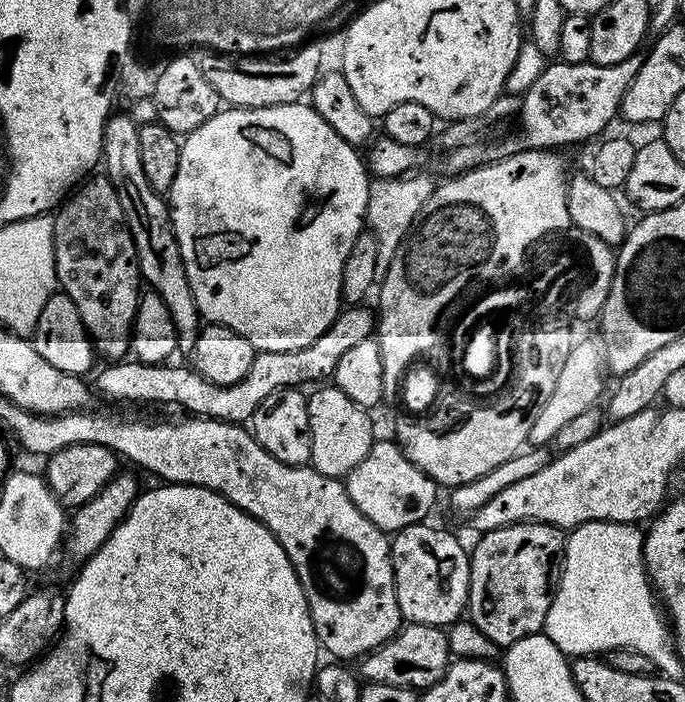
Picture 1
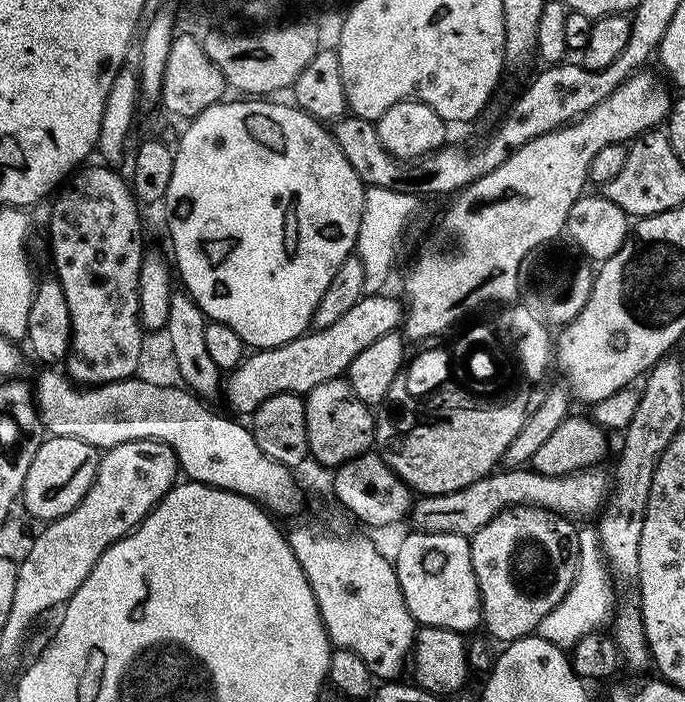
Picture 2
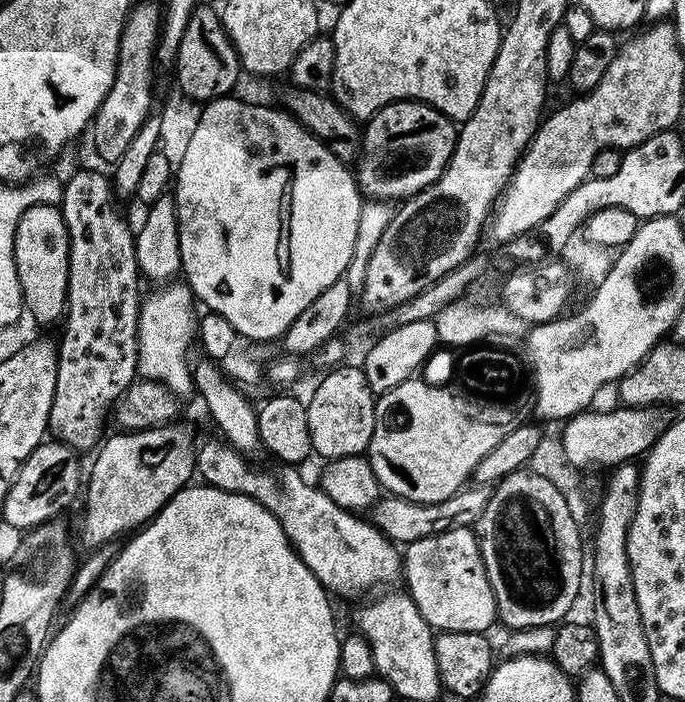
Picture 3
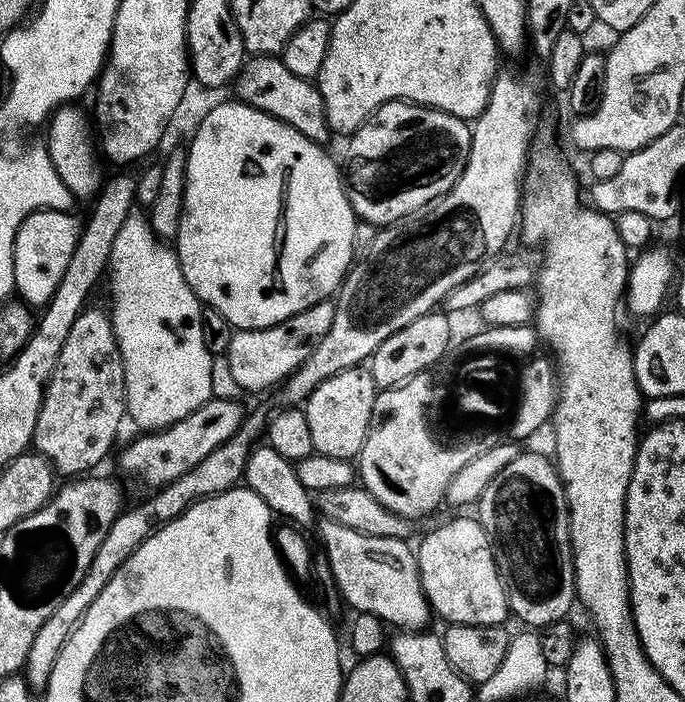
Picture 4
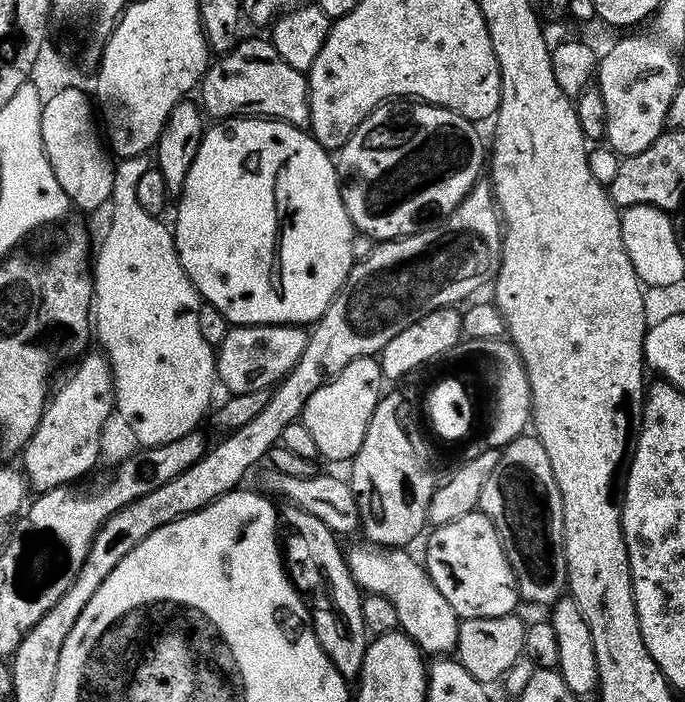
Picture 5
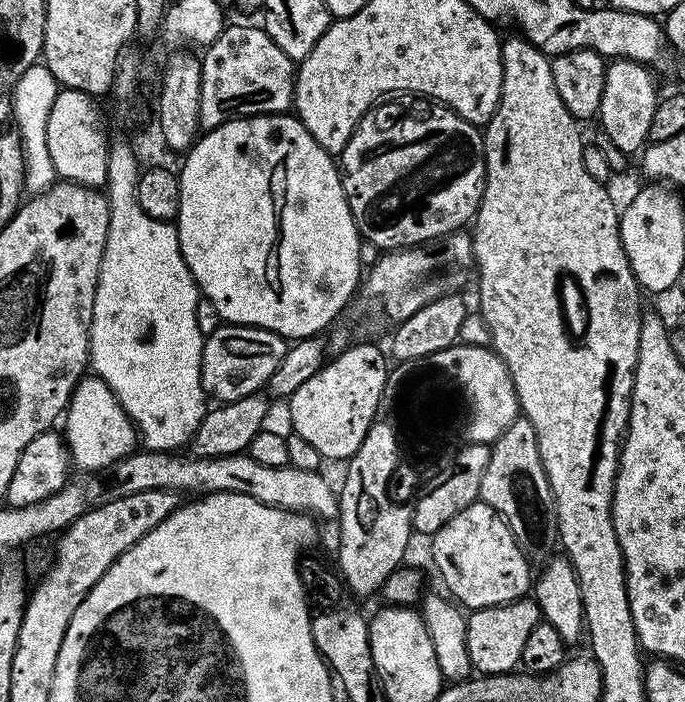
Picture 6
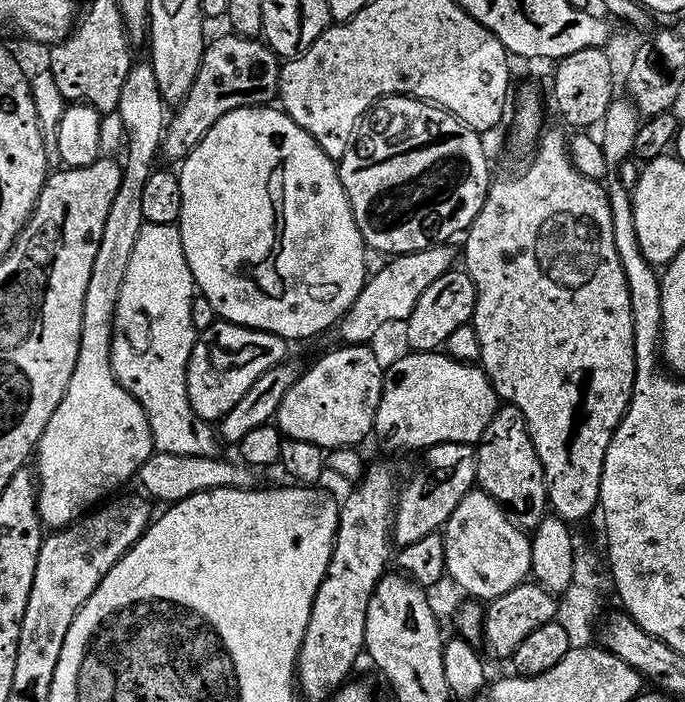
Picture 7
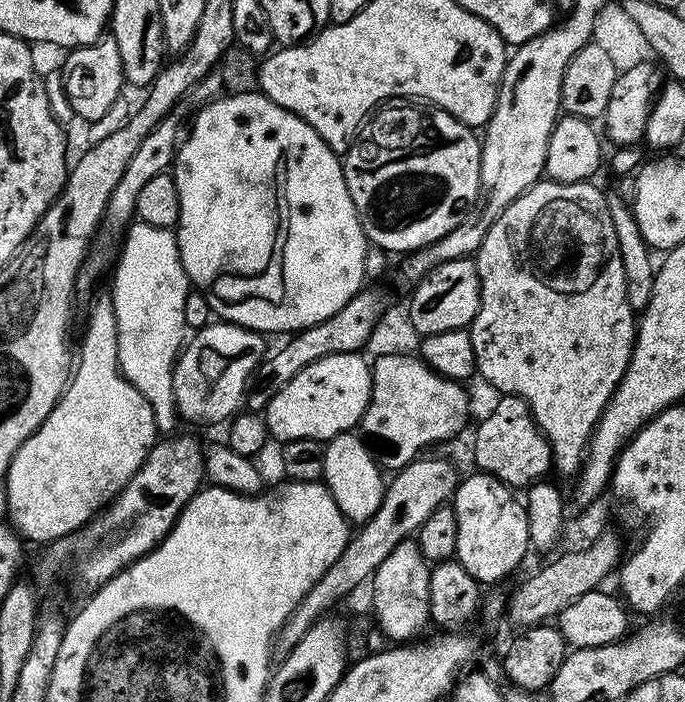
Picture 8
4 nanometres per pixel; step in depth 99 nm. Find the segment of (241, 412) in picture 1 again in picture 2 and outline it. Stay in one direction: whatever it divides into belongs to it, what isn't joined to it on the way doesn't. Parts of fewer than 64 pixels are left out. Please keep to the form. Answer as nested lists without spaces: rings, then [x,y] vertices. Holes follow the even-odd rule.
[[[363,295],[332,325],[309,330],[282,346],[262,348],[245,355],[227,373],[222,384],[222,396],[228,399],[229,406],[233,408],[231,411],[251,414],[259,404],[266,402],[266,398],[274,398],[274,394],[306,394],[314,390],[314,386],[322,386],[322,382],[341,379],[347,373],[350,362],[354,362],[354,358],[362,354],[366,346],[378,342],[378,338],[386,338],[386,334],[397,331],[403,325],[405,305],[388,295]]]

